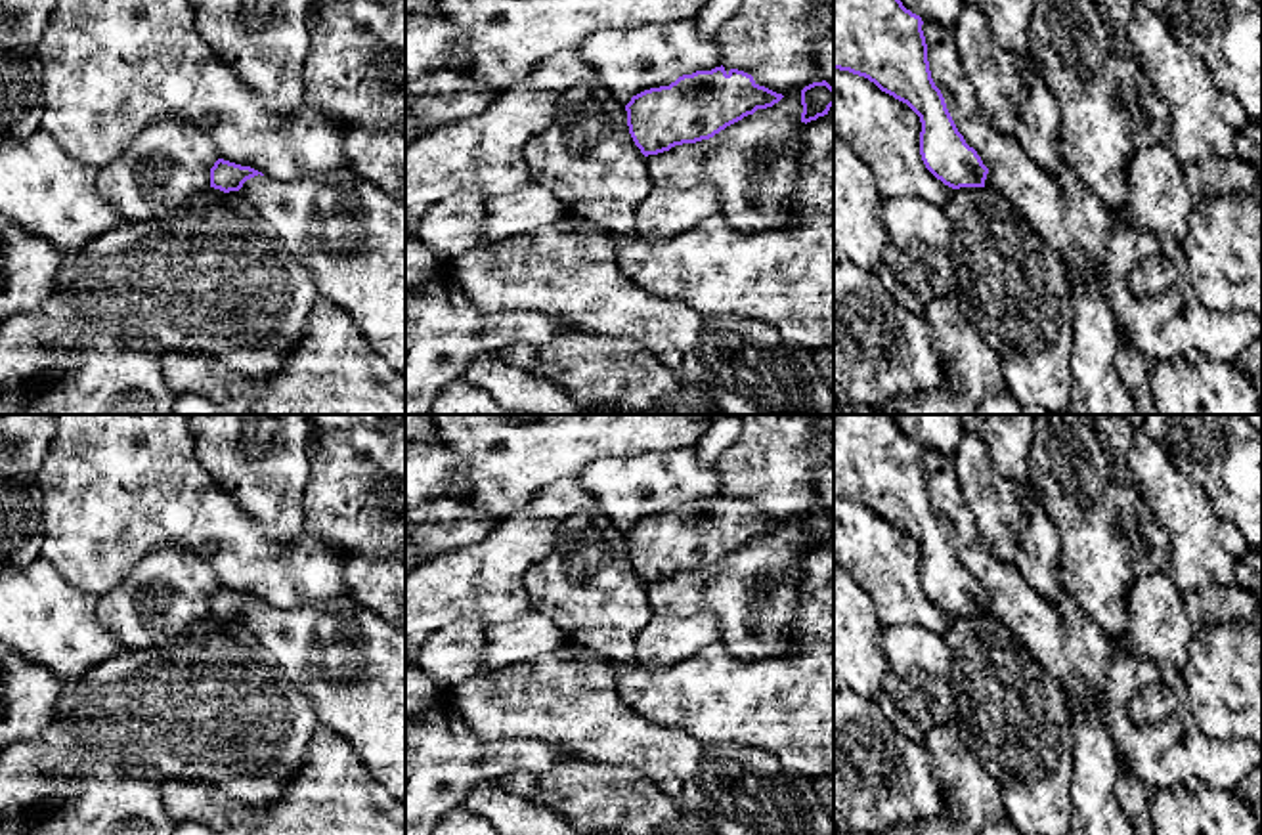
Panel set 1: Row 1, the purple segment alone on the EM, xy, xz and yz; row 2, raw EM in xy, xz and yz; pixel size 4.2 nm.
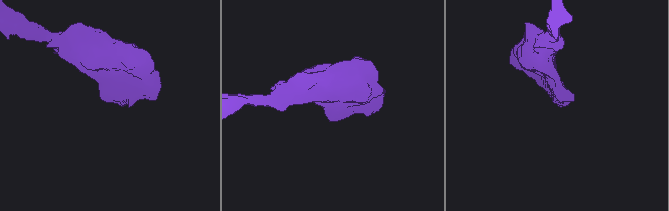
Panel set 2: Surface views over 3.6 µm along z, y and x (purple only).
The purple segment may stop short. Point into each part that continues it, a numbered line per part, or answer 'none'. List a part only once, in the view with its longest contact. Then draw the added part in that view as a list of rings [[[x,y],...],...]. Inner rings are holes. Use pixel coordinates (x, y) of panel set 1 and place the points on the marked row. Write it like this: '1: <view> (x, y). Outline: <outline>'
none

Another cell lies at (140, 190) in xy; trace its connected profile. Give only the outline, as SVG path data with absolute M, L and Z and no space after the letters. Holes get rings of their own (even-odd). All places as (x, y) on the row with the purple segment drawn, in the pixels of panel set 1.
M164 117L149 124L122 157L98 168L99 193L128 222L161 220L180 210L193 195L210 187L210 168L218 161L212 136L195 124Z

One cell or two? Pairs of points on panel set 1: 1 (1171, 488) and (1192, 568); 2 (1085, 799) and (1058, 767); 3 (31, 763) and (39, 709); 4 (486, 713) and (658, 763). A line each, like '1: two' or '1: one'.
1: one
2: two
3: two
4: one

